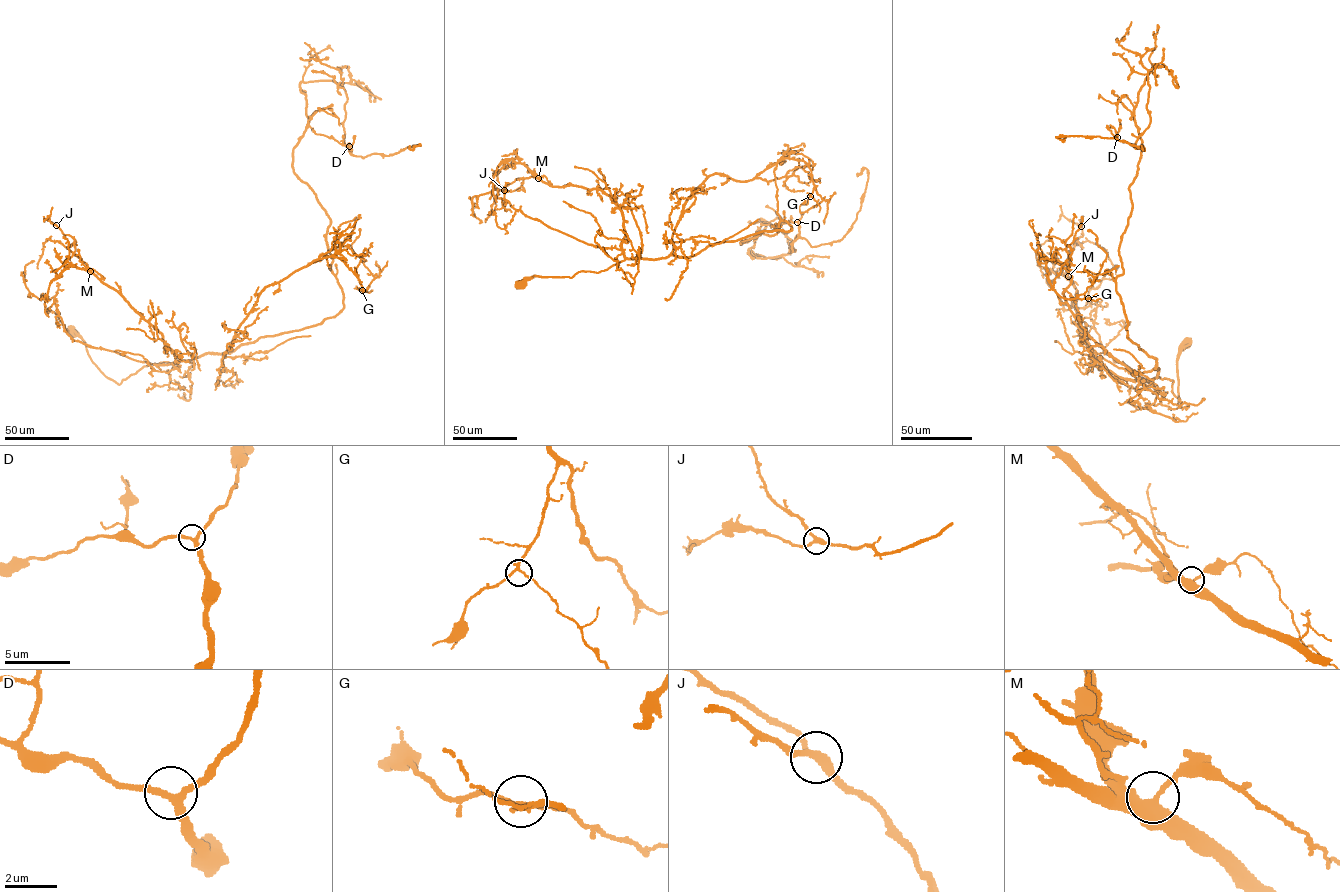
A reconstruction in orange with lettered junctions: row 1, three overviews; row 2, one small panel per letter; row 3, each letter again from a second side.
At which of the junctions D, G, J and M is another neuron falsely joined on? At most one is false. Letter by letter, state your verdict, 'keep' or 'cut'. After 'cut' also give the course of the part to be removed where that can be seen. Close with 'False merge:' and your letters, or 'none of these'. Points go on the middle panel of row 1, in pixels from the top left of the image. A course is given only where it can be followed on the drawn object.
D: keep
G: keep
J: keep
M: keep
False merge: none of these

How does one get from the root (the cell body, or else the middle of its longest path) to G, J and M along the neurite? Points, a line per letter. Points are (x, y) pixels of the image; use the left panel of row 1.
G: (70, 330), (97, 368), (120, 384), (152, 364), (225, 357), (261, 292), (319, 258), (339, 257), (362, 290)
J: (70, 330), (119, 384), (144, 366), (177, 363), (162, 334), (88, 269), (74, 253), (74, 239), (56, 225)
M: (70, 330), (85, 342), (87, 354), (97, 368), (119, 384), (144, 366), (177, 363), (162, 334), (90, 271)

